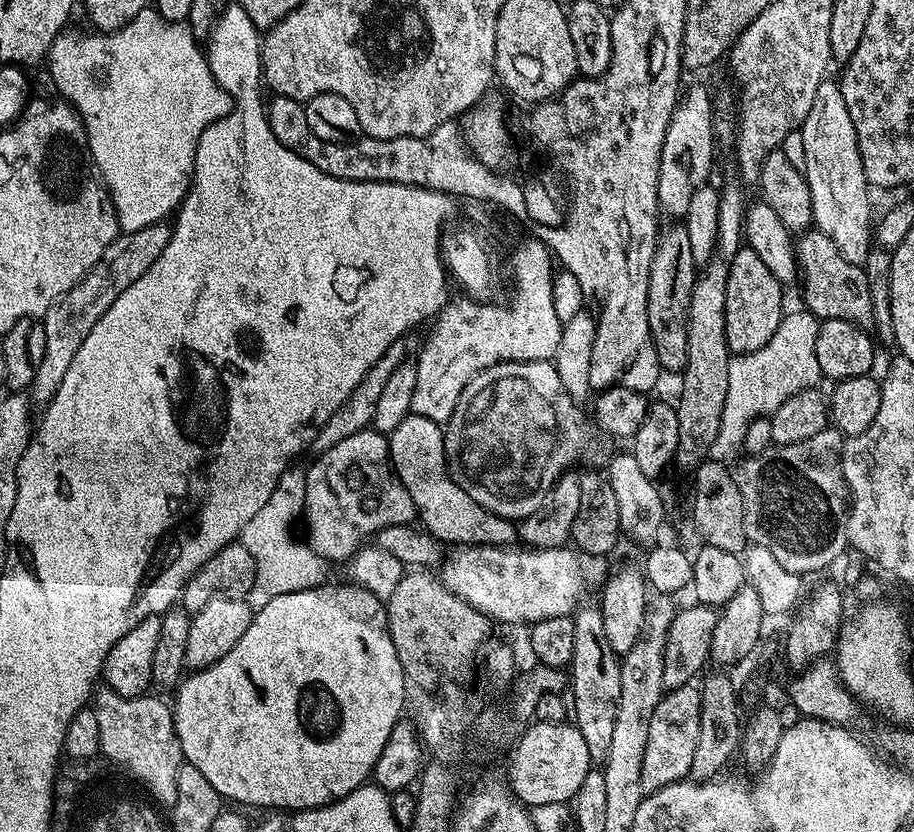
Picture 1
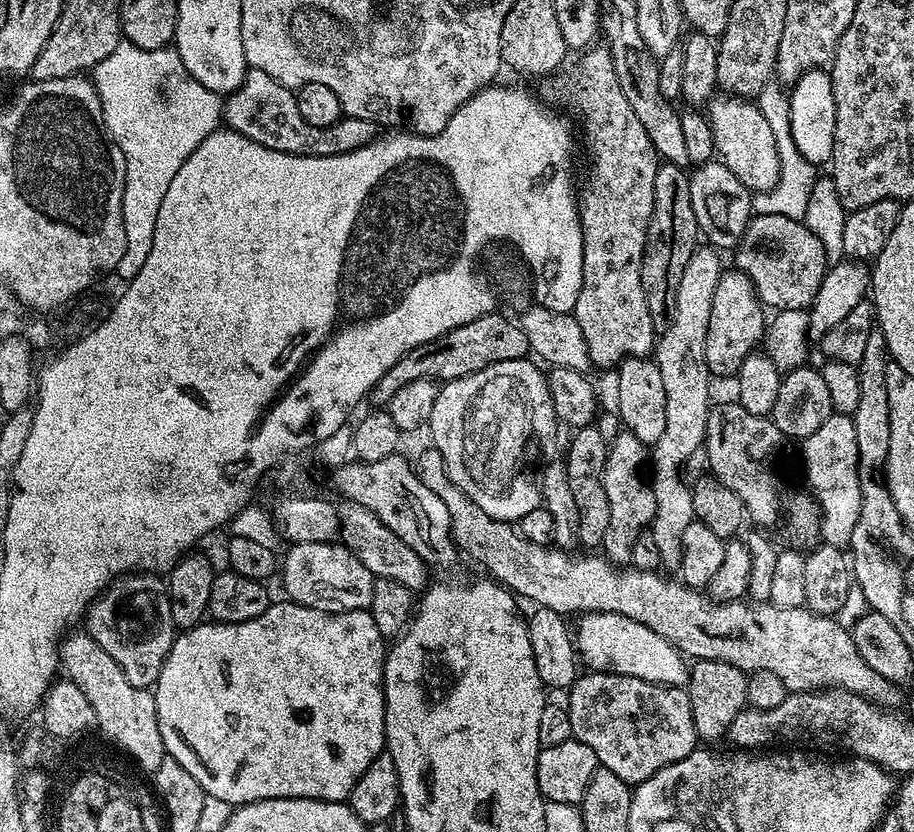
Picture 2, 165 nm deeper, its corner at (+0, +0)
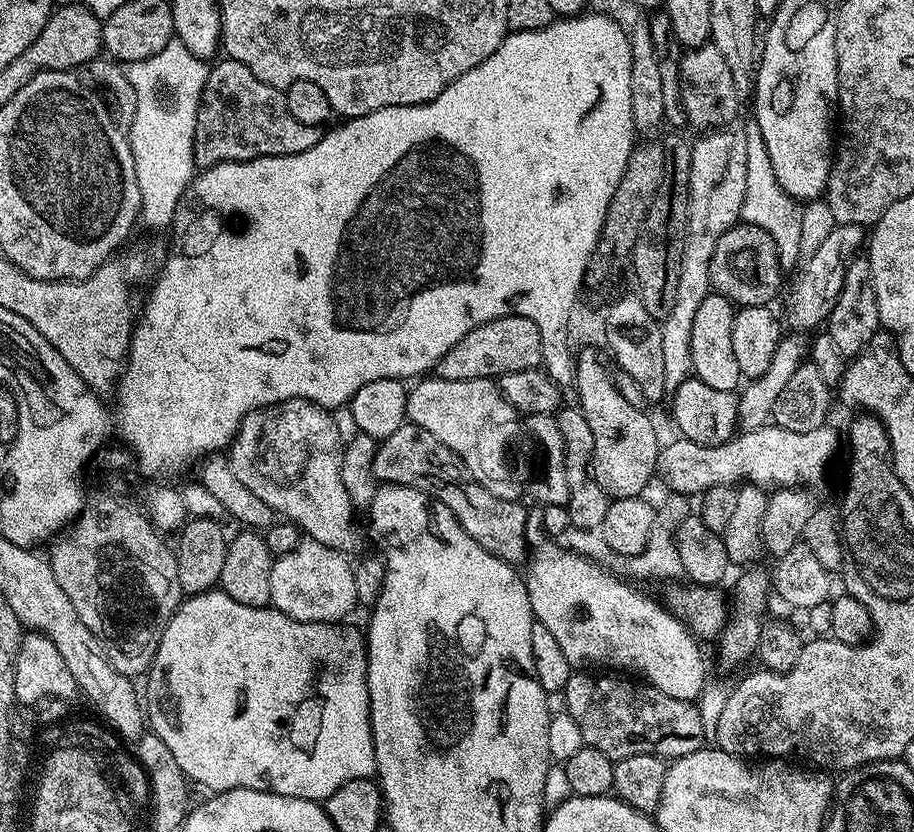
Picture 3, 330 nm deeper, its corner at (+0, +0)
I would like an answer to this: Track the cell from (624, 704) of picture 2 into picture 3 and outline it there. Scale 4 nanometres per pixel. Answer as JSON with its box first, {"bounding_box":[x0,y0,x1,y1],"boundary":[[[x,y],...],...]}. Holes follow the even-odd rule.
{"bounding_box":[563,670,705,762],"boundary":[[[584,670],[573,671],[563,690],[566,710],[574,722],[578,722],[587,747],[602,750],[602,754],[614,762],[634,754],[675,758],[694,754],[705,747],[702,714],[693,701],[670,698],[670,694],[662,694],[662,690],[636,678],[625,678],[620,674],[588,674]]]}

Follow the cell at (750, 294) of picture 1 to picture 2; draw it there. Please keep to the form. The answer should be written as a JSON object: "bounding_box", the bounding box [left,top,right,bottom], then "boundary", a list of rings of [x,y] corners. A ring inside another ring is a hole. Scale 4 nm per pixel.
{"bounding_box":[706,270,766,377],"boundary":[[[739,270],[721,271],[714,302],[710,305],[710,330],[706,334],[706,366],[713,377],[735,377],[742,362],[765,339],[766,309],[756,296],[752,279]]]}

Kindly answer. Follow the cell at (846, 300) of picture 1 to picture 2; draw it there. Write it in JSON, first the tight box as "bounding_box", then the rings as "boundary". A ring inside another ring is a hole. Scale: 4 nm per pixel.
{"bounding_box":[734,214,830,312],"boundary":[[[756,214],[749,220],[744,237],[734,249],[735,267],[752,279],[756,296],[765,309],[776,312],[811,309],[814,298],[820,289],[824,275],[828,273],[830,261],[822,242],[812,233],[803,220],[786,218],[782,214]]]}

